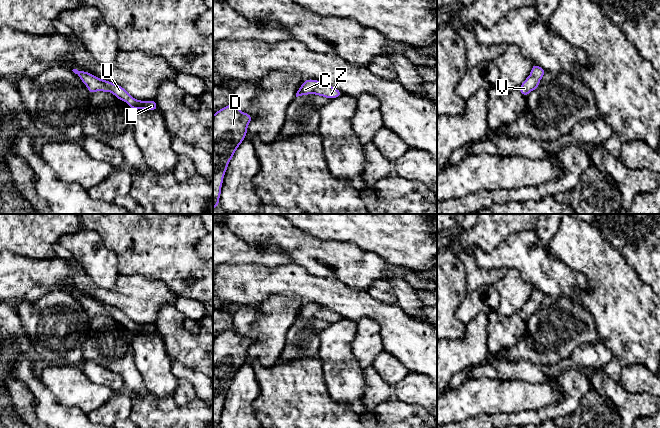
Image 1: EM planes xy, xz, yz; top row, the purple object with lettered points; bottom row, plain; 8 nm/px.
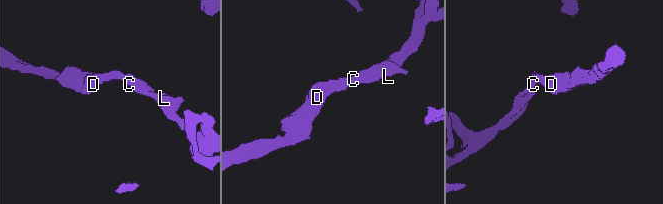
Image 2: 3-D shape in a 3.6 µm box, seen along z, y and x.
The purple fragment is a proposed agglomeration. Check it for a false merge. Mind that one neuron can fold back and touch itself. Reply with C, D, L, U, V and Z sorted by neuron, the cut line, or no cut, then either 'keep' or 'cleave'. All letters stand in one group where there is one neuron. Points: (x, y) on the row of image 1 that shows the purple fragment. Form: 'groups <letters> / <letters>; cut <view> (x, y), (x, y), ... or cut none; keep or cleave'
groups C D L U V Z; cut none; keep

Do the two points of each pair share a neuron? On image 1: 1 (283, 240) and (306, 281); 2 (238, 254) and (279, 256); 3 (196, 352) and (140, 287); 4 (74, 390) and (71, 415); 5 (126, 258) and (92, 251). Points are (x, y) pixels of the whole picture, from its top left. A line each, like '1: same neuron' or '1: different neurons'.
1: different neurons
2: same neuron
3: different neurons
4: different neurons
5: different neurons

